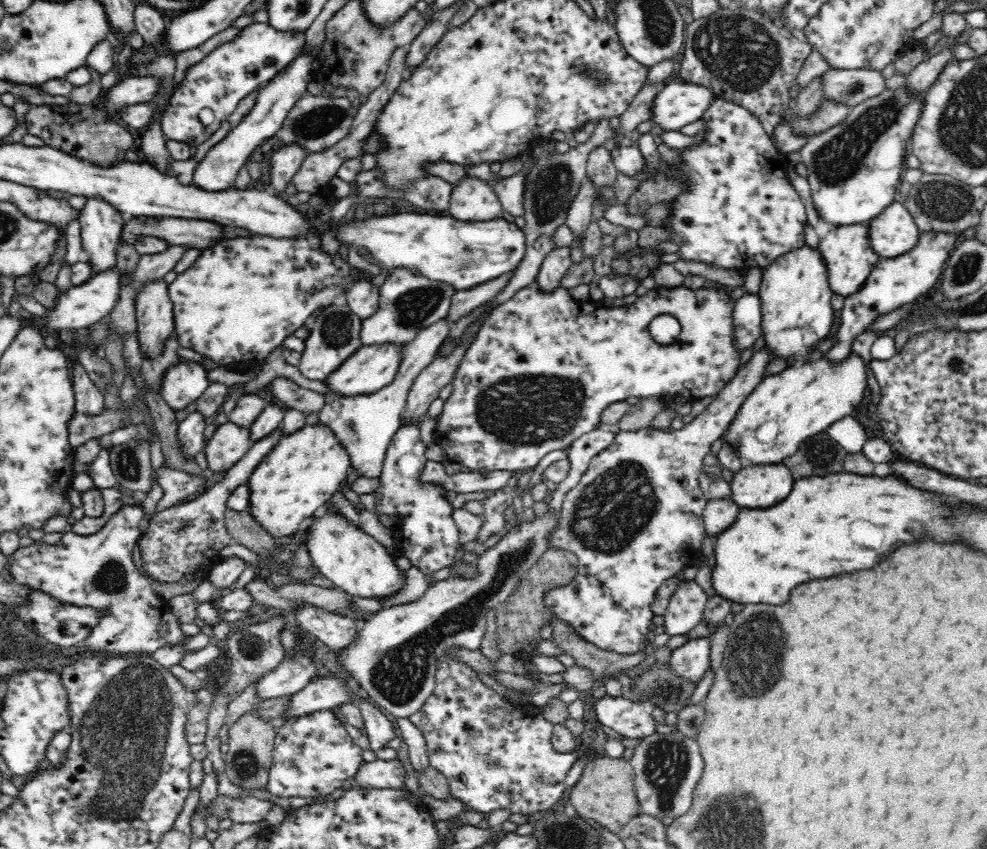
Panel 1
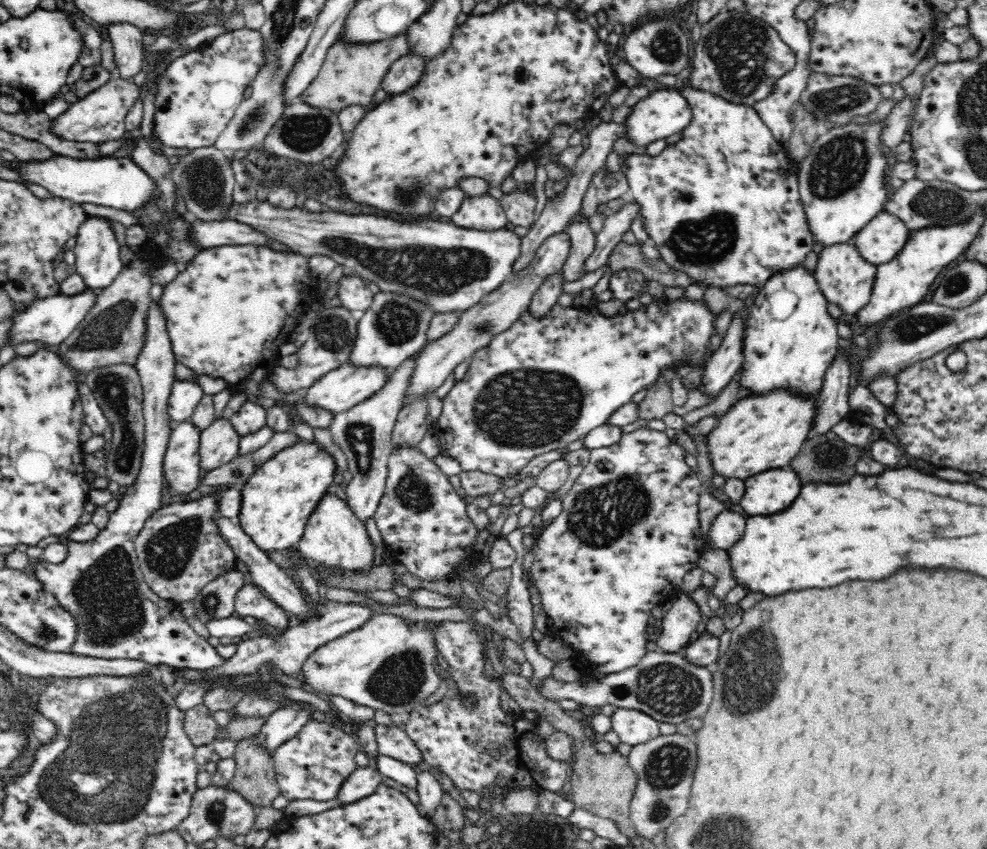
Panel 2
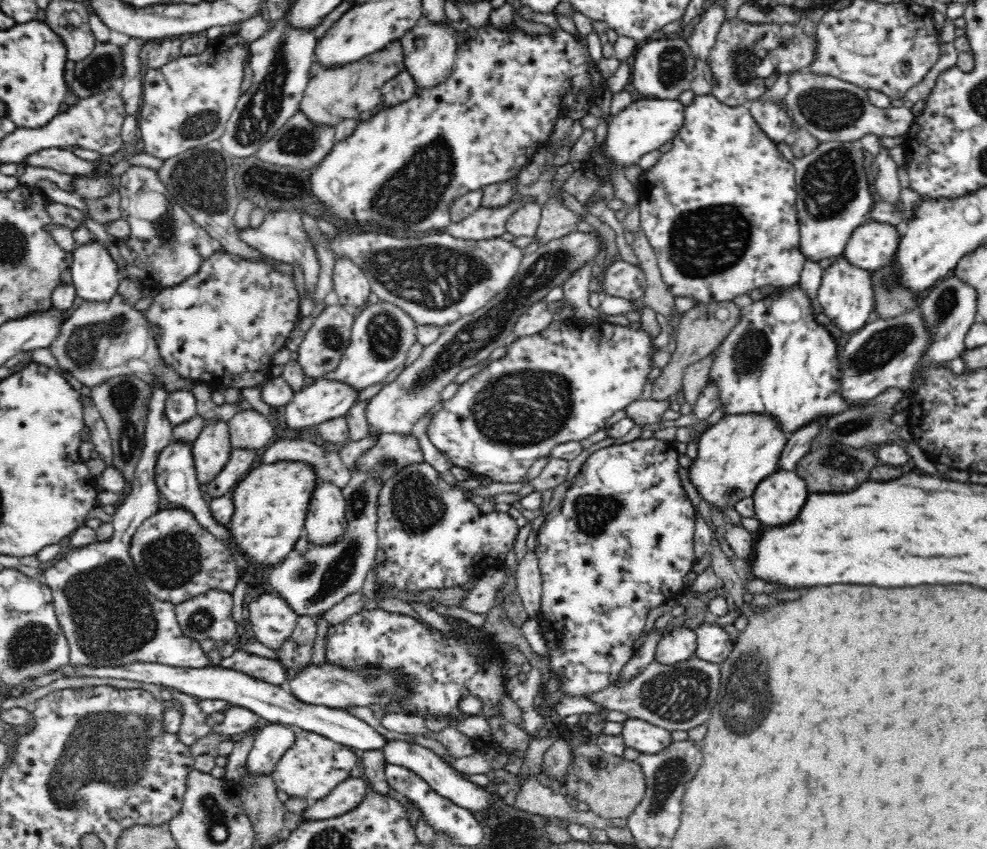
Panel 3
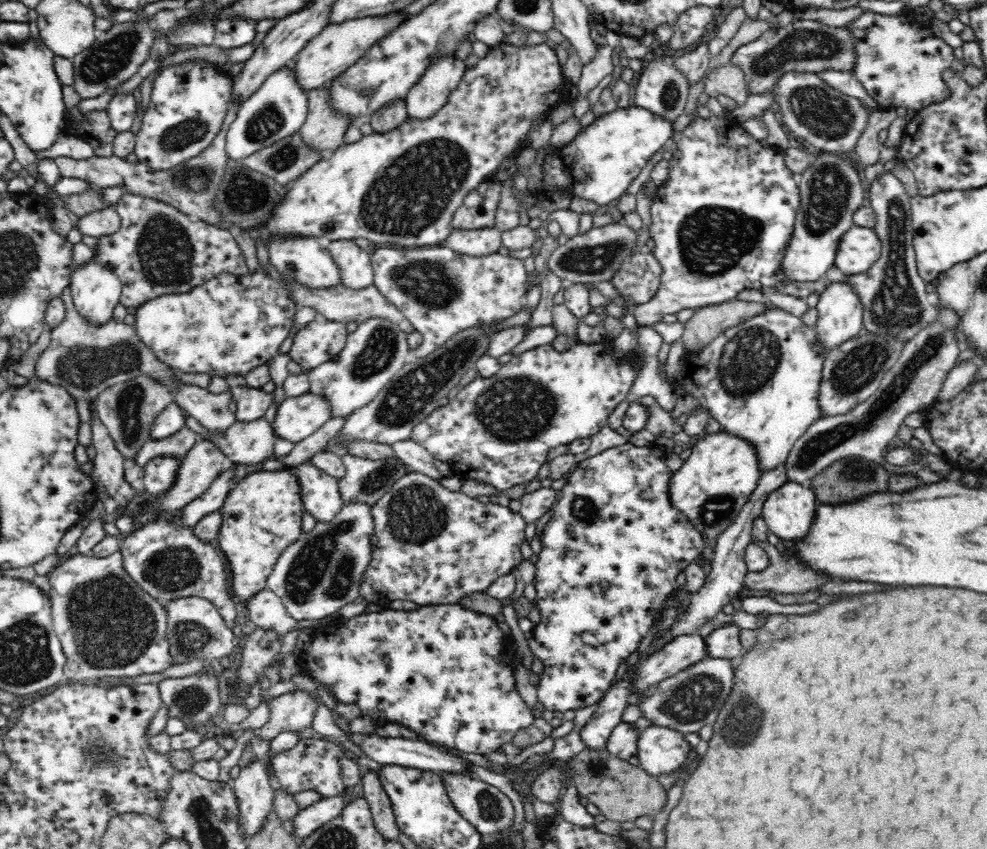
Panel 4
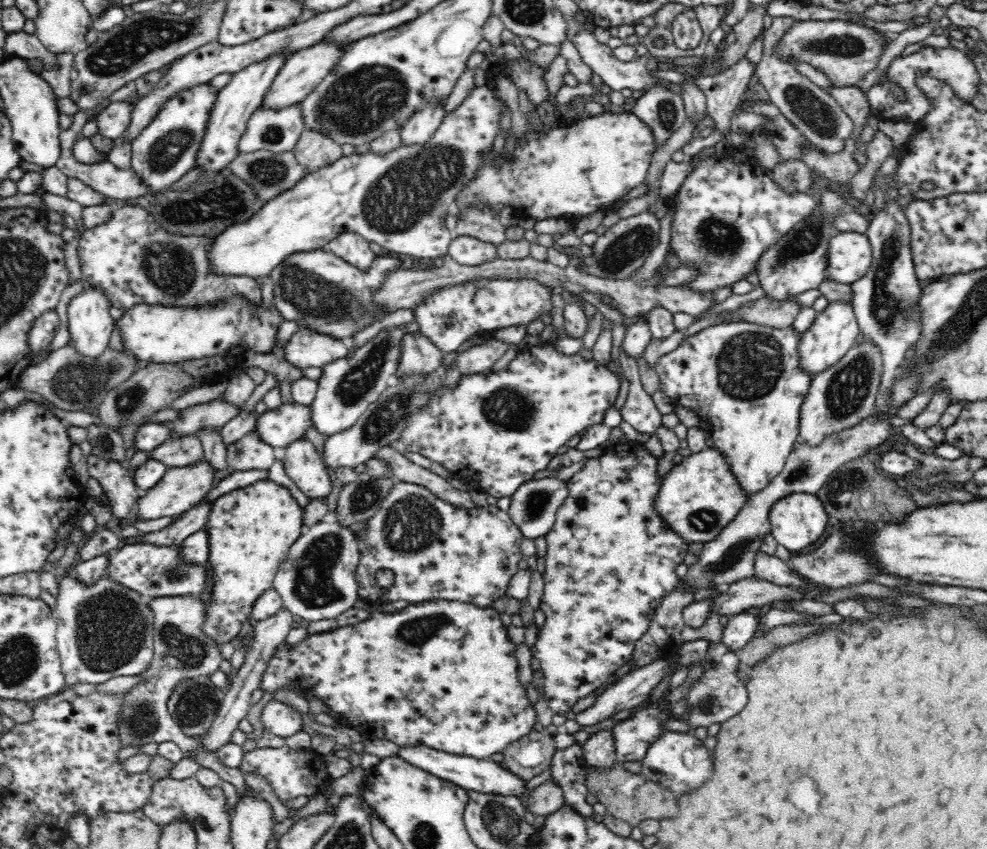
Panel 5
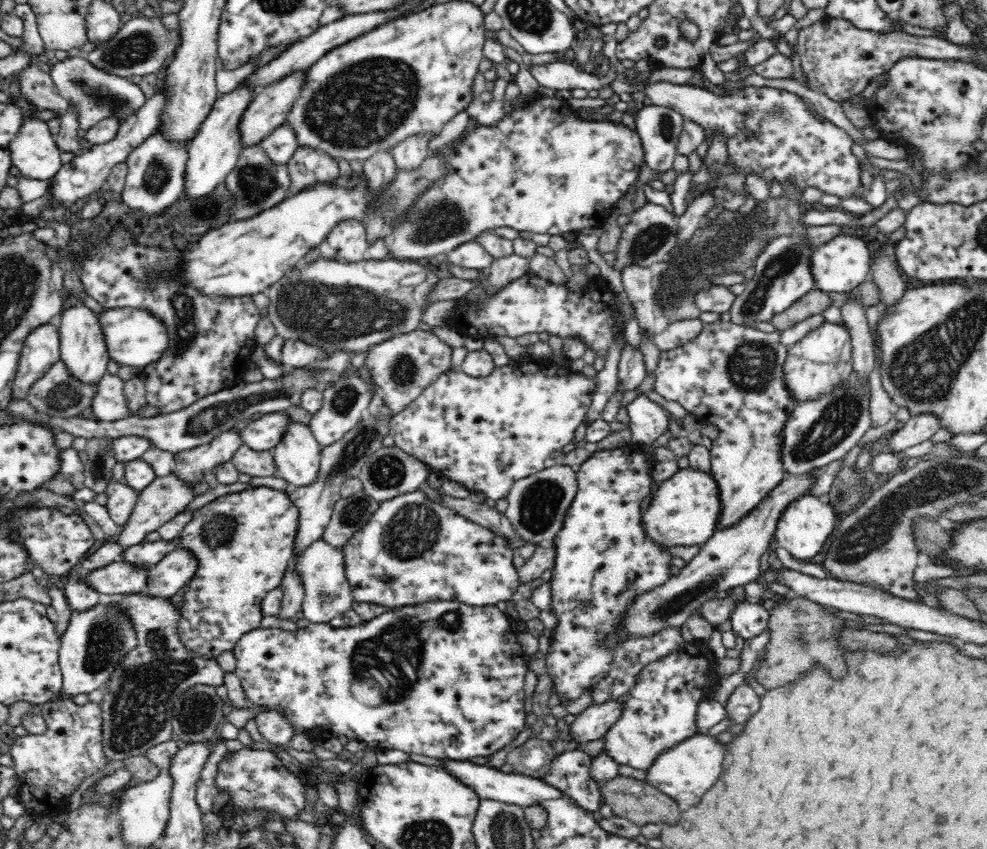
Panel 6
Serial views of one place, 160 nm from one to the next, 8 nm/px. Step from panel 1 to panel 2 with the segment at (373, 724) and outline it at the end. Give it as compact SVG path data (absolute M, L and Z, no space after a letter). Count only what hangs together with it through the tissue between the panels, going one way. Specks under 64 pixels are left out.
M382 724L375 726L375 735L379 744L380 755L404 762L406 765L420 771L418 765L424 762L415 742L397 727L385 728Z

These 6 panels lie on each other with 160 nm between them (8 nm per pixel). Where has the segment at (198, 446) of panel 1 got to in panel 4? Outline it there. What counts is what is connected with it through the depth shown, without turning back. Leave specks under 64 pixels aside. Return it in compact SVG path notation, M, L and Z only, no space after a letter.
M159 456L149 460L142 467L145 490L154 496L167 492L174 485L179 463L176 456Z

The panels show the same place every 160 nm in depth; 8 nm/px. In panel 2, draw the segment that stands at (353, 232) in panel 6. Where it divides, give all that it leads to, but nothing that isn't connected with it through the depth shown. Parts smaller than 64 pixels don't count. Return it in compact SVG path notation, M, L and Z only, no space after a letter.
M344 274L338 282L337 296L340 300L340 306L348 310L362 310L362 312L364 312L370 308L374 294L372 294L372 290L368 288L368 283L360 276Z

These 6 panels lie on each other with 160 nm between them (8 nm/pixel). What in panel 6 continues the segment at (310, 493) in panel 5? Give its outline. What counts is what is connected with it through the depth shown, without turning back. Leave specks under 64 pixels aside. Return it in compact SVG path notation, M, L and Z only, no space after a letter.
M288 420L284 436L271 449L276 476L287 481L290 488L308 487L318 476L322 449L308 424Z

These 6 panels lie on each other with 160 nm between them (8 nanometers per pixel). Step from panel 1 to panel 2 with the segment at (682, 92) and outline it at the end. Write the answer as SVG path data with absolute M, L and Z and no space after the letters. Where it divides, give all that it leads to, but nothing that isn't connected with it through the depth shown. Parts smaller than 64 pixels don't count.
M656 86L646 97L630 108L624 121L624 137L633 144L647 147L652 142L682 132L691 120L692 109L680 91L675 88Z

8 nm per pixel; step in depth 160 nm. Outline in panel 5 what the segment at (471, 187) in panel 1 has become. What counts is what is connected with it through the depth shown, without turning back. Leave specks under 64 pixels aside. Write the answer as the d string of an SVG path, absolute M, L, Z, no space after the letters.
M460 236L450 244L448 255L457 264L470 267L481 266L497 259L497 247L470 236Z

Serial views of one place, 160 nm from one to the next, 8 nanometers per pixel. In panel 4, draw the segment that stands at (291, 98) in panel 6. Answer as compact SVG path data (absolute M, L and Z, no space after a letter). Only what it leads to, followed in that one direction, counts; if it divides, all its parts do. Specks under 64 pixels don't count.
M397 13L386 16L374 16L366 18L348 19L340 24L331 24L323 28L306 46L297 54L293 60L292 71L296 77L296 83L302 87L304 92L308 92L324 86L342 74L352 64L356 64L362 54L388 32L392 32L396 27L408 18Z

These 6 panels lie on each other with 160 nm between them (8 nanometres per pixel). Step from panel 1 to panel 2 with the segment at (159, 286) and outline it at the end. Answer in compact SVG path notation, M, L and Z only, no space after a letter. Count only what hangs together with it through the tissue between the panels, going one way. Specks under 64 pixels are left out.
M151 302L146 321L146 344L140 352L140 358L135 364L141 385L143 386L143 419L144 419L144 450L142 453L140 472L134 484L128 486L126 493L119 500L117 509L109 514L109 521L104 530L92 541L71 541L67 544L67 557L59 564L50 563L43 558L34 566L33 576L42 584L42 589L52 593L64 610L76 621L76 633L71 652L94 658L117 659L126 658L143 660L148 664L165 664L174 668L192 668L208 670L221 667L229 658L222 657L212 647L208 640L200 636L188 624L182 614L180 603L157 596L145 581L138 564L134 541L145 522L162 503L164 481L163 460L169 443L170 433L174 424L167 411L169 396L176 382L174 373L175 355L166 330L164 315L158 302Z

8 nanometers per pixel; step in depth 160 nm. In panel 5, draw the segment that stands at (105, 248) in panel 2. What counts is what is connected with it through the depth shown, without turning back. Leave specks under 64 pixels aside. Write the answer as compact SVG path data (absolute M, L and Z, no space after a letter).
M86 285L86 290L74 297L67 307L67 330L70 335L70 344L73 344L75 352L85 358L100 358L108 350L114 320L108 313L110 306L108 297L100 290L93 290L92 286Z

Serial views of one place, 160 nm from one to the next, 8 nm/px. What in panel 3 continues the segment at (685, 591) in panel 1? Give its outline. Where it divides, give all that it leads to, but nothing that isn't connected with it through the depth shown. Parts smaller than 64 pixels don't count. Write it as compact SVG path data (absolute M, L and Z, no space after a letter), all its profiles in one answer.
M674 625L656 648L655 660L660 665L676 665L688 660L697 649L697 634L690 627Z

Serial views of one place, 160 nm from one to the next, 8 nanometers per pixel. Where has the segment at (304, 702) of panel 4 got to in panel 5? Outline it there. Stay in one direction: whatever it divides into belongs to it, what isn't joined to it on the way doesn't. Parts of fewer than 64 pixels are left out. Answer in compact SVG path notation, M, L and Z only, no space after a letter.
M269 702L264 706L260 721L268 733L286 738L302 731L303 719L294 708L282 702Z

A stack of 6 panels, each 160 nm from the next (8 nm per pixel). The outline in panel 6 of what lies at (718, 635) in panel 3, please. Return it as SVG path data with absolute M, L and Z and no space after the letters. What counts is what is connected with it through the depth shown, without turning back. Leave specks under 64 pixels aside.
M752 599L740 601L729 618L731 630L744 639L760 636L768 628L769 616L770 611L758 601Z

